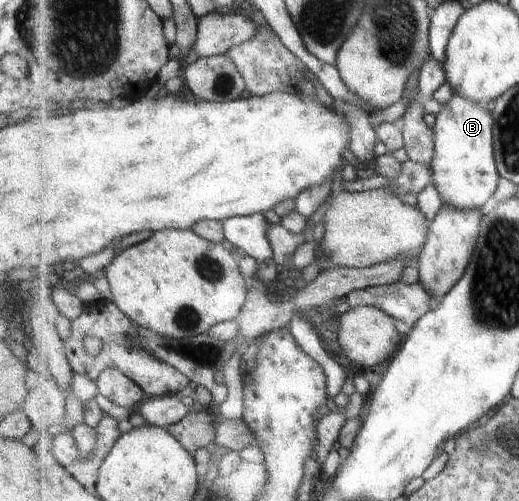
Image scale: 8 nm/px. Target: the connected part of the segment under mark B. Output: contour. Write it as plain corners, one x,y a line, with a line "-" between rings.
453,92
451,101
443,105
441,112
436,115
434,131
436,132
436,155
432,164
434,185
440,192
444,205
453,205
457,209
483,209
487,201
497,193
502,177
495,154
495,123
491,111

